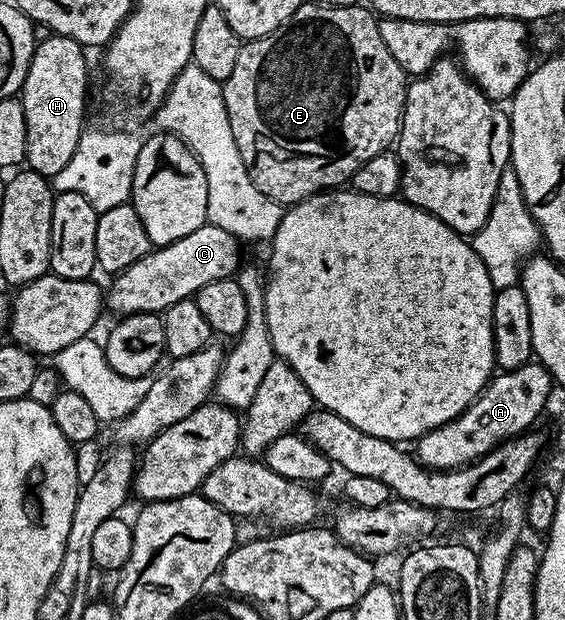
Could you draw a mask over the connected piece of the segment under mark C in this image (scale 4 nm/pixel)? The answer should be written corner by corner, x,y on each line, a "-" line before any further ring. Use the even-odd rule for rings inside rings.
206,223
198,231
190,231
182,239
169,245
153,248
138,263
126,267
111,278
112,286
106,289
106,305
116,315
130,313
160,313
169,309
178,299
195,298
197,291
214,279
232,277
241,268
241,242
230,231

